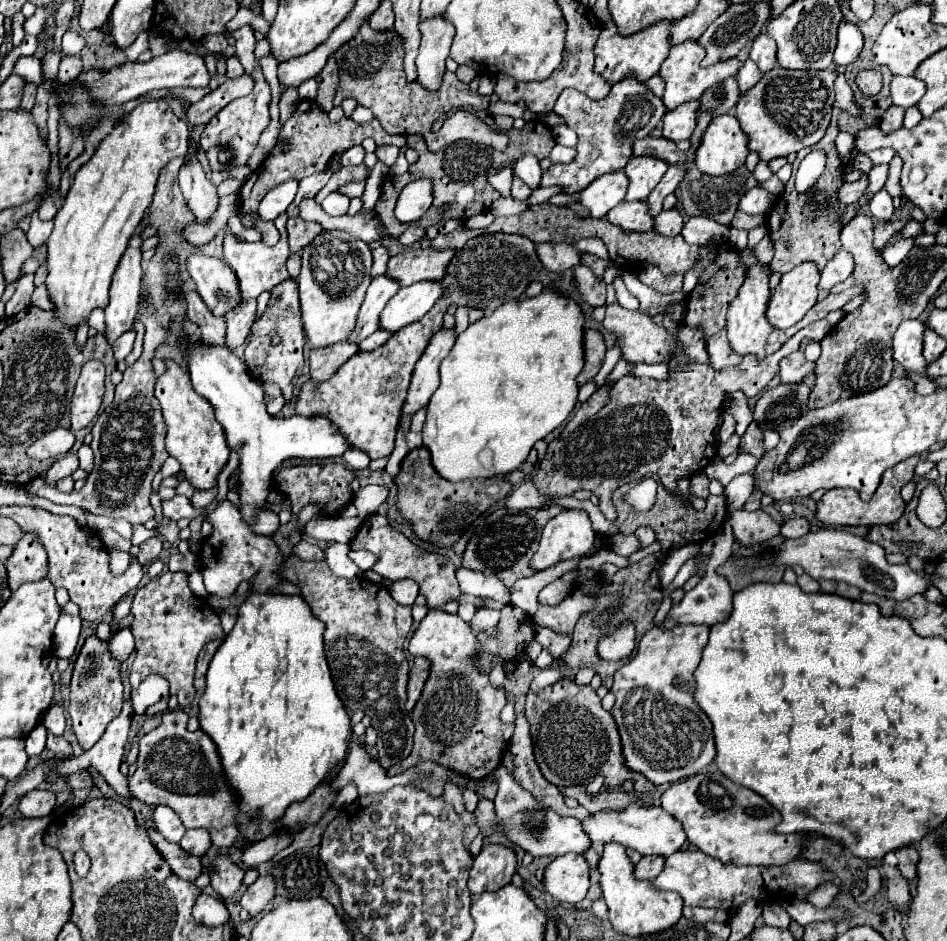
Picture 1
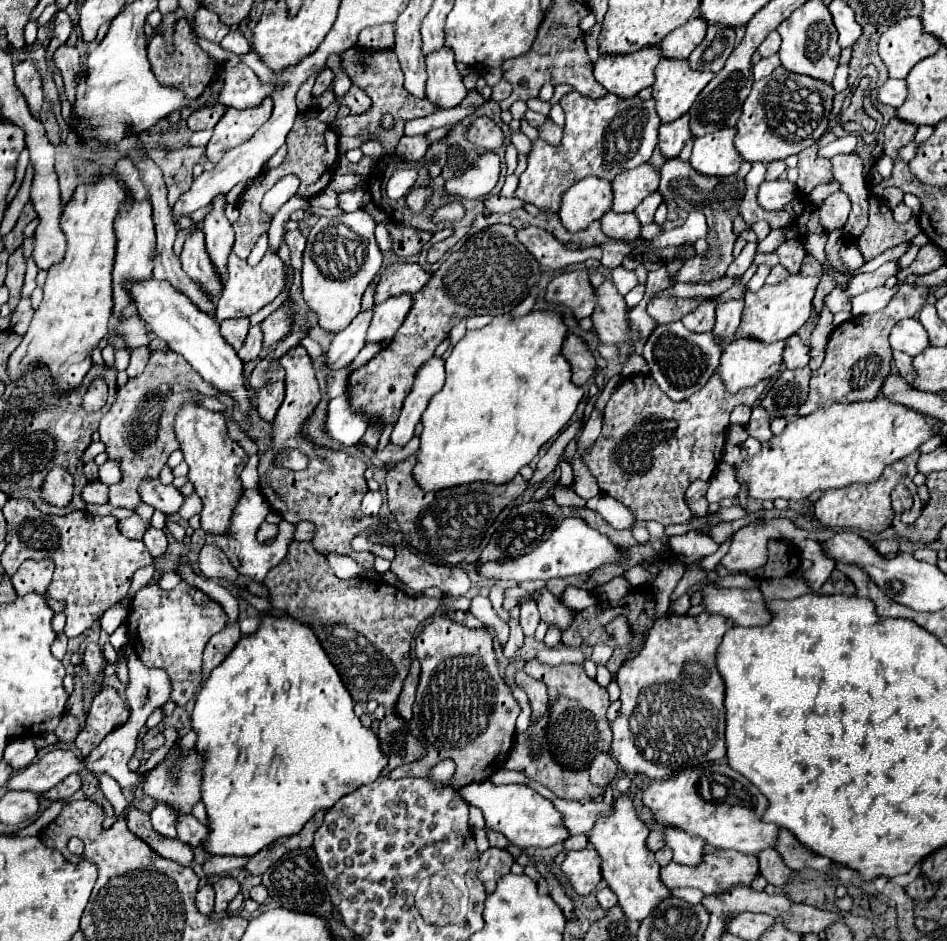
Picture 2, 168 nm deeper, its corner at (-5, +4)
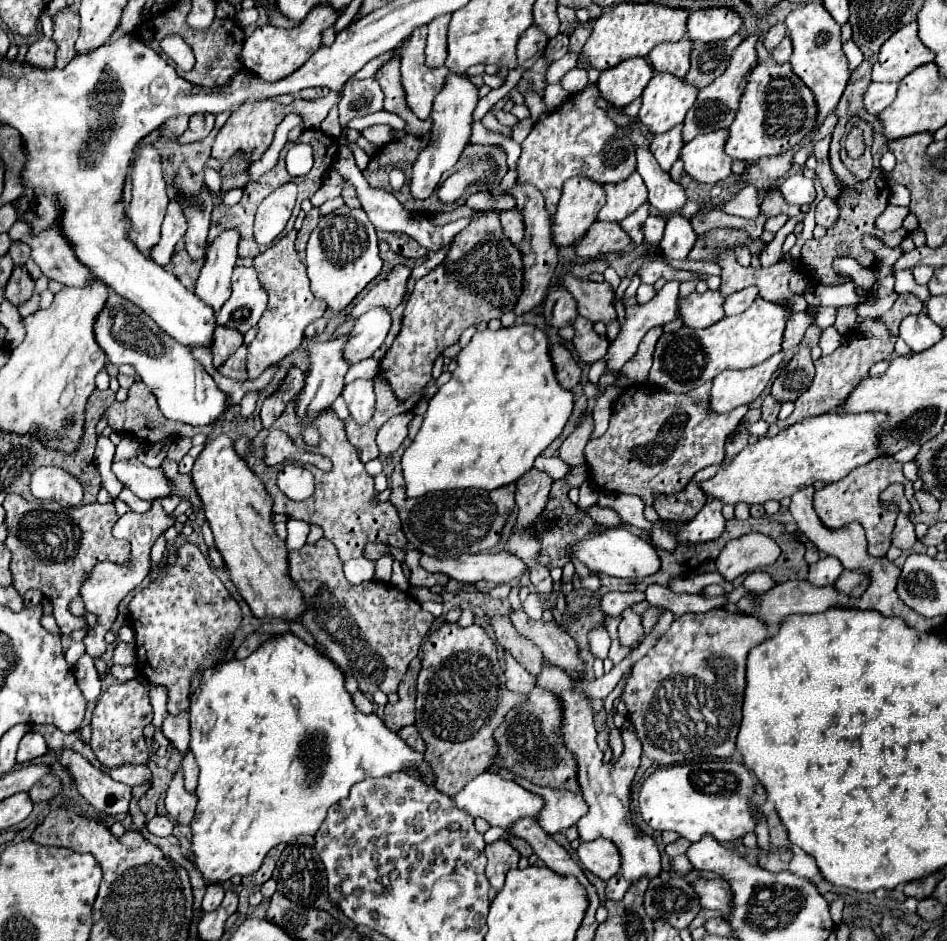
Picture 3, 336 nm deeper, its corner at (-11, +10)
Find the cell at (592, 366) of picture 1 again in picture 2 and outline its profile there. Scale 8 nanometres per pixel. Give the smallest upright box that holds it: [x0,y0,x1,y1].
[563,334,597,386]

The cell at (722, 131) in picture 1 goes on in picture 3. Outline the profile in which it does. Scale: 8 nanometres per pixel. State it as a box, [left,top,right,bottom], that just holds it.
[681,130,731,184]

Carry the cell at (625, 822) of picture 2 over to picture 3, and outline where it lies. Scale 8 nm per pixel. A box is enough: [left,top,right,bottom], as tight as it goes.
[535,662,661,882]

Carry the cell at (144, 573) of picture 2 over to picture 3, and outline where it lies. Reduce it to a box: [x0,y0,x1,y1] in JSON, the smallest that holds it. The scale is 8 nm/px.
[151,534,165,568]

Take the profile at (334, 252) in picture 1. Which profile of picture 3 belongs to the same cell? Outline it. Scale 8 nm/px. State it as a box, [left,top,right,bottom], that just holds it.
[305,206,383,314]

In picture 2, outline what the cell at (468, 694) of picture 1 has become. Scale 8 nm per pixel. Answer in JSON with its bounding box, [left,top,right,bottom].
[389,616,521,788]

